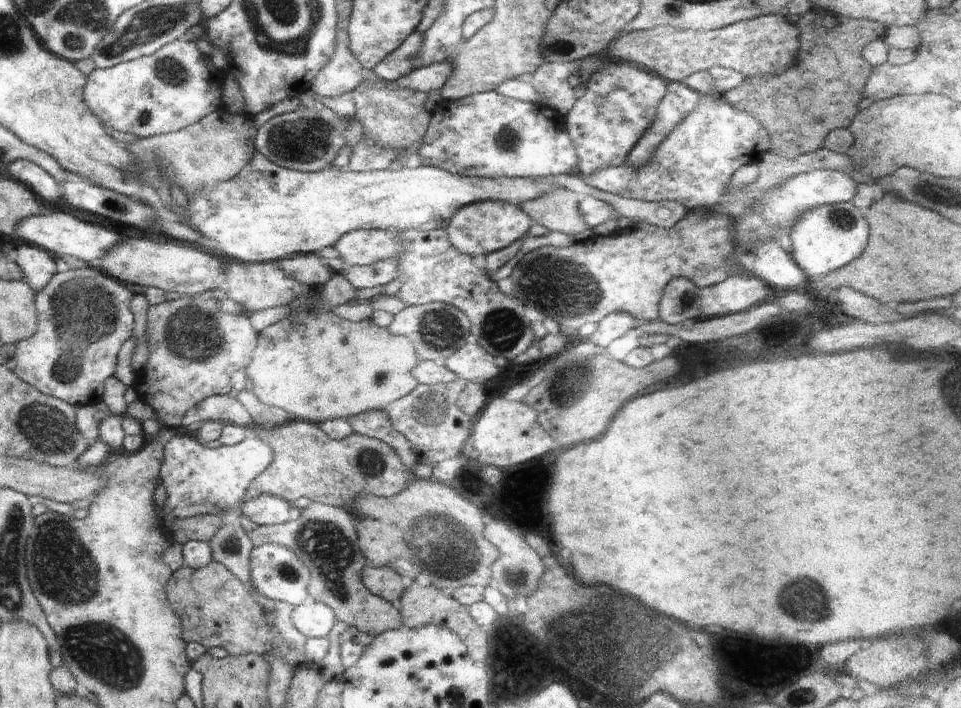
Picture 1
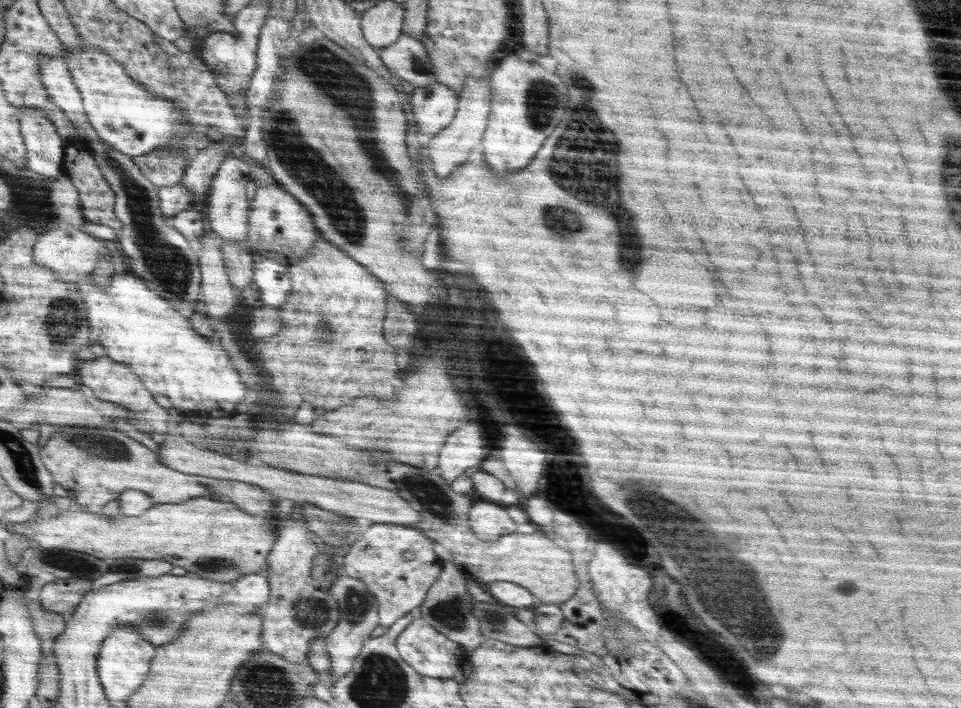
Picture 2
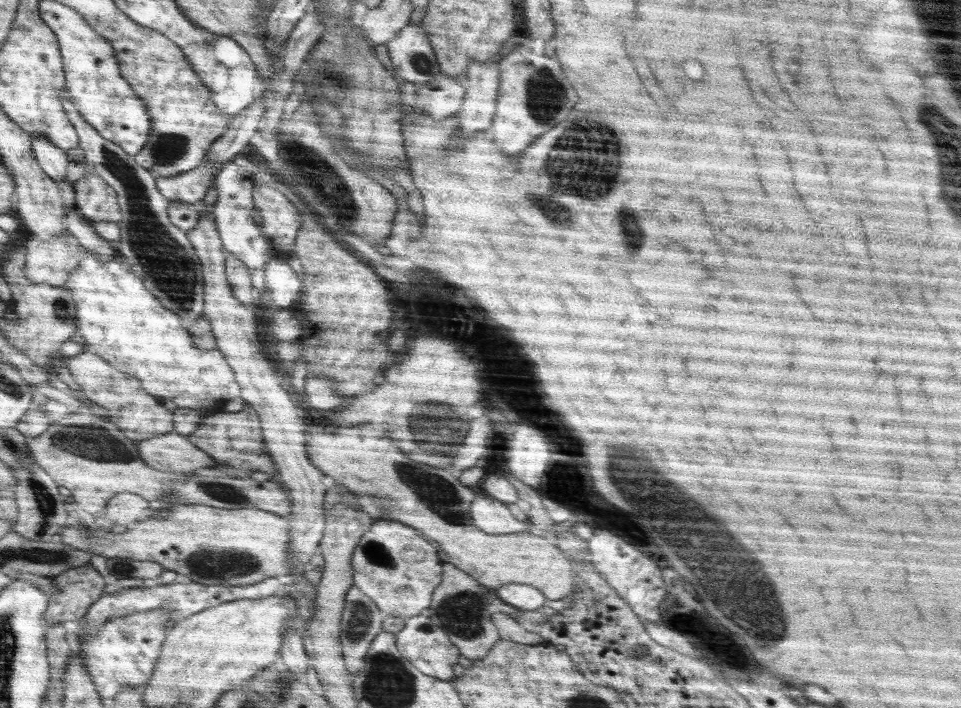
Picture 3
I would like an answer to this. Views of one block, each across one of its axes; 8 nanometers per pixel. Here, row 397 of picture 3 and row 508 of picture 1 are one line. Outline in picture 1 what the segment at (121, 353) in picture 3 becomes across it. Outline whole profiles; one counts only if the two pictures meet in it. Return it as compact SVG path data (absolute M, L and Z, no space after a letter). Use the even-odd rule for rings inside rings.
M174 436L166 448L164 448L164 458L162 458L162 486L166 490L166 504L164 508L164 516L174 522L176 518L192 518L196 514L212 514L216 518L220 518L220 528L218 528L218 536L214 536L209 546L213 548L211 558L213 561L222 564L231 574L238 576L238 580L242 580L242 584L246 584L246 588L250 592L254 592L250 588L250 562L253 550L250 538L246 536L246 532L242 530L238 518L240 512L236 508L240 508L240 500L246 494L248 484L252 482L252 478L256 478L268 464L272 462L272 448L268 448L262 440L252 438L252 440L244 440L236 446L220 446L210 450L208 446L202 446L200 442L196 442L192 436Z

